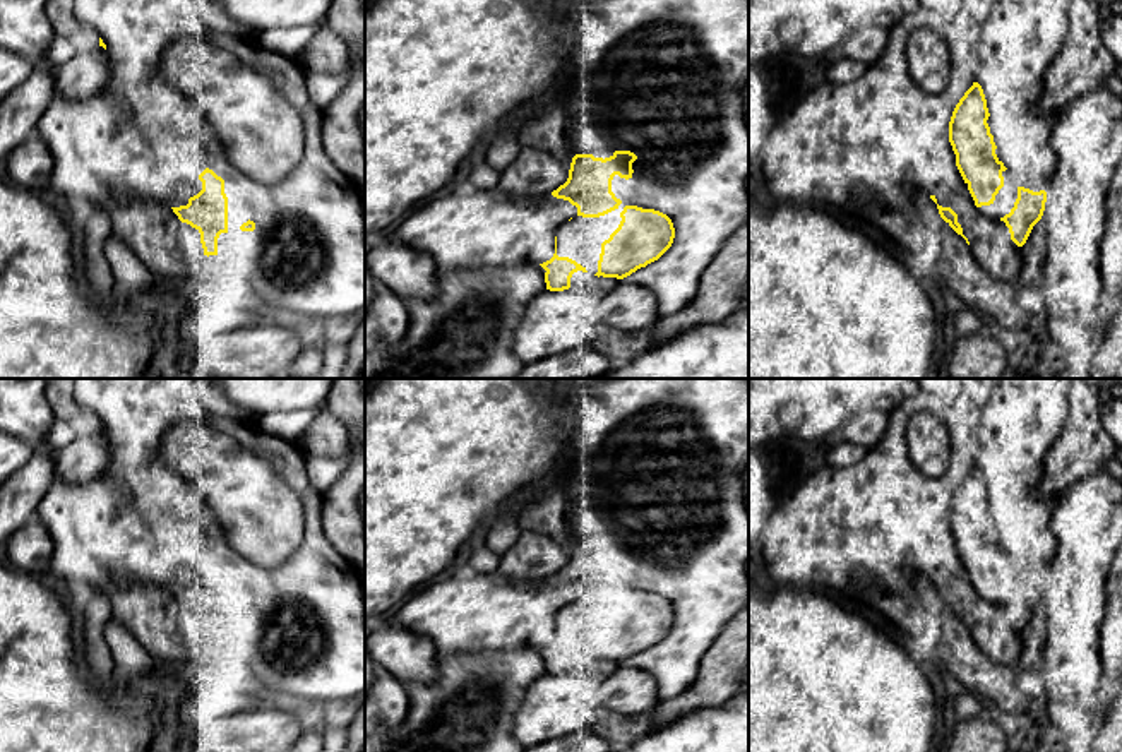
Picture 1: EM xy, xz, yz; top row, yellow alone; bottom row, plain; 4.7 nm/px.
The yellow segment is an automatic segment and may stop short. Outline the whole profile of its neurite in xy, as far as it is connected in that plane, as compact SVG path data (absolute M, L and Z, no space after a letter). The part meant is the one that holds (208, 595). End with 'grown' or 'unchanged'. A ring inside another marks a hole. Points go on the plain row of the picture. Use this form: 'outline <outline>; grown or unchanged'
outline M206 552L199 564L202 574L188 582L187 589L171 591L182 606L190 608L200 617L204 639L218 639L218 622L228 617L228 581L224 564Z; unchanged

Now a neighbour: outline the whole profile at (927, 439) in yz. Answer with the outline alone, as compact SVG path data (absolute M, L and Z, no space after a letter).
M928 411L913 415L906 427L906 447L923 474L944 474L951 457L947 425Z

